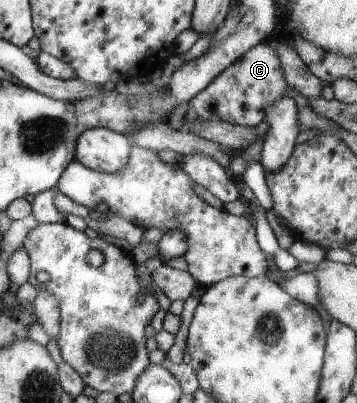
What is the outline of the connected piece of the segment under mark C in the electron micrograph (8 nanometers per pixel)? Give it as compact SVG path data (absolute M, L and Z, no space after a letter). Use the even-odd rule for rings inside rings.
M265 43L250 48L238 61L229 64L208 87L189 100L182 131L188 131L197 121L256 127L265 120L266 108L286 97L286 90L290 88L280 57Z

